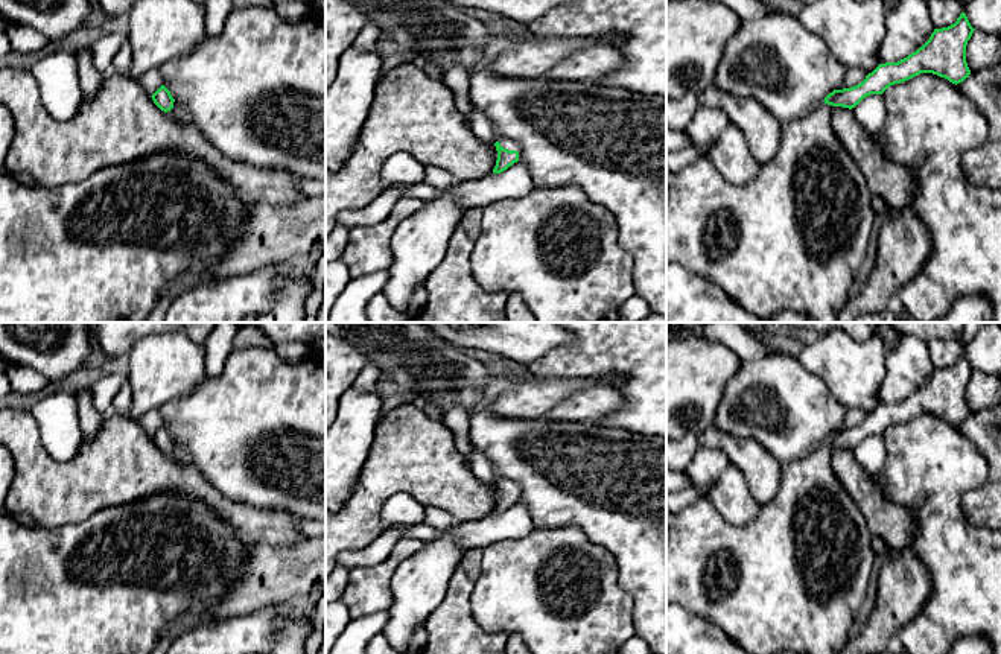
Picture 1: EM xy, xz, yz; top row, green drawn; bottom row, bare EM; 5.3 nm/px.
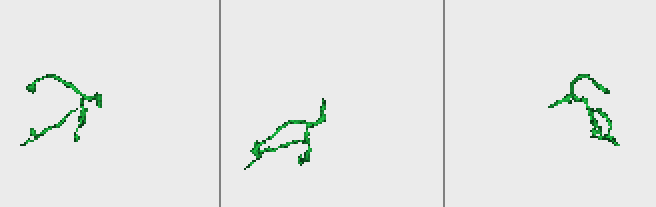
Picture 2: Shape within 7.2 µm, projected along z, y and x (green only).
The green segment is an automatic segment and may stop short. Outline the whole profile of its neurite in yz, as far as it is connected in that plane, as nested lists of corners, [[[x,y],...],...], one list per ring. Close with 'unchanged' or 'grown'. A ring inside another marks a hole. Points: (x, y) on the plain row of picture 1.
[[[964,353],[948,368],[934,370],[930,380],[898,403],[879,405],[866,420],[850,429],[834,430],[817,450],[782,465],[777,494],[761,506],[755,520],[744,526],[726,522],[710,497],[700,497],[677,514],[666,514],[666,605],[680,605],[715,624],[748,654],[840,654],[850,639],[856,613],[864,604],[873,570],[875,552],[867,522],[831,467],[835,447],[855,449],[870,435],[882,435],[890,426],[920,414],[933,414],[960,424],[969,418],[966,386],[974,374]]]; grown

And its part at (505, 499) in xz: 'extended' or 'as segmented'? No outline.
extended

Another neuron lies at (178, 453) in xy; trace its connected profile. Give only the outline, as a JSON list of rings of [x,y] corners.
[[[176,441],[173,443],[173,449],[167,452],[166,455],[176,464],[181,464],[181,465],[192,464],[189,450]]]

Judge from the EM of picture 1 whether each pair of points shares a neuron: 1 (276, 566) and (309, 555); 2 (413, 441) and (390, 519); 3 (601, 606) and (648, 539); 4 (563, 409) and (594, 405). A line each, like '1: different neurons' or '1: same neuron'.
1: same neuron
2: different neurons
3: different neurons
4: same neuron

